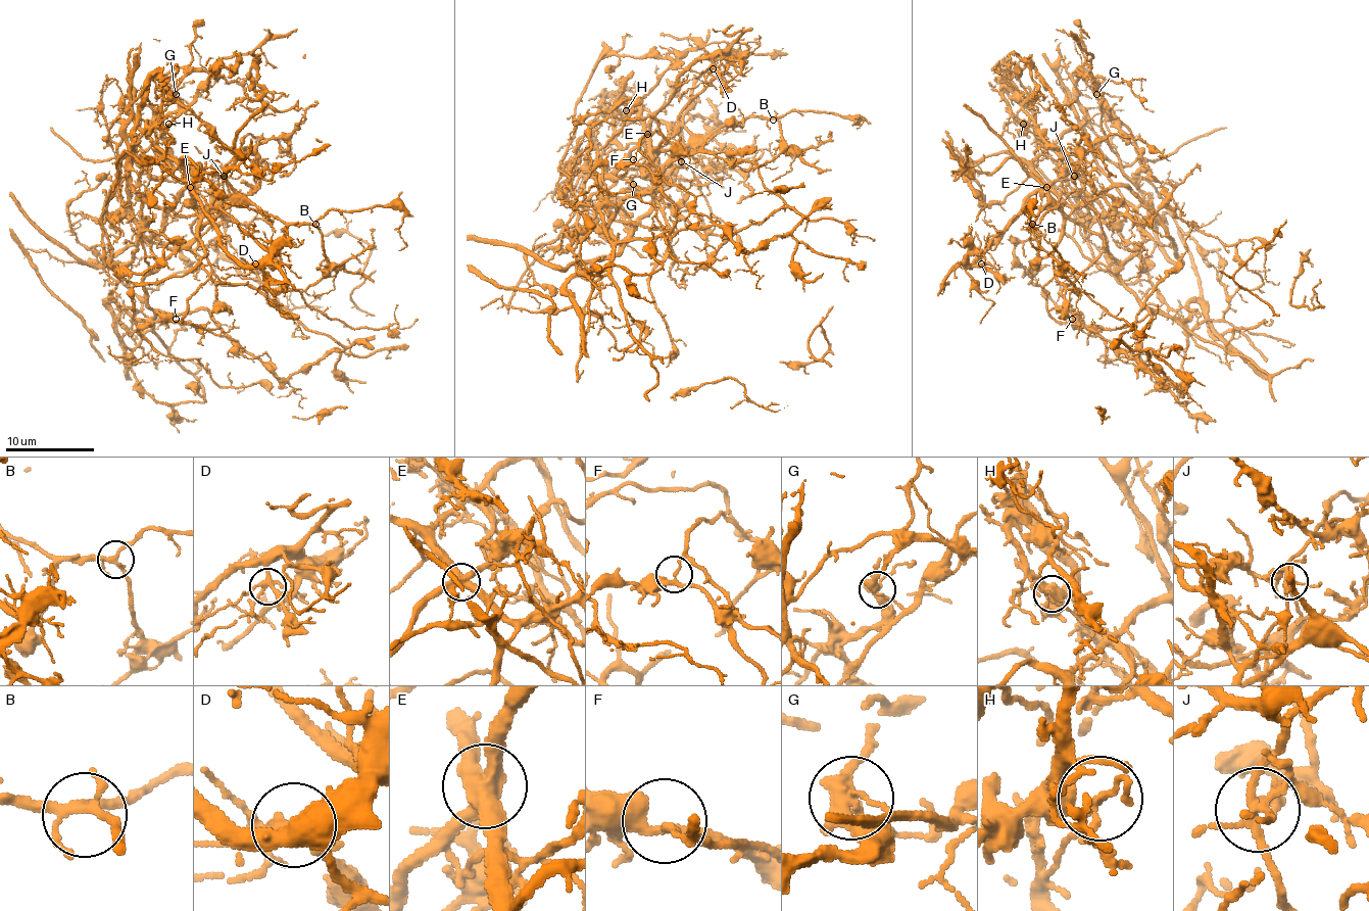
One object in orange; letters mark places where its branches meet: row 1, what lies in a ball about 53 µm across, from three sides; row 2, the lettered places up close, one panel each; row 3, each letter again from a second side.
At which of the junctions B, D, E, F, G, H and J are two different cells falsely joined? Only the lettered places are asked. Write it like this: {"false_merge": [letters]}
{"false_merge": ["E", "G", "H", "J"]}

